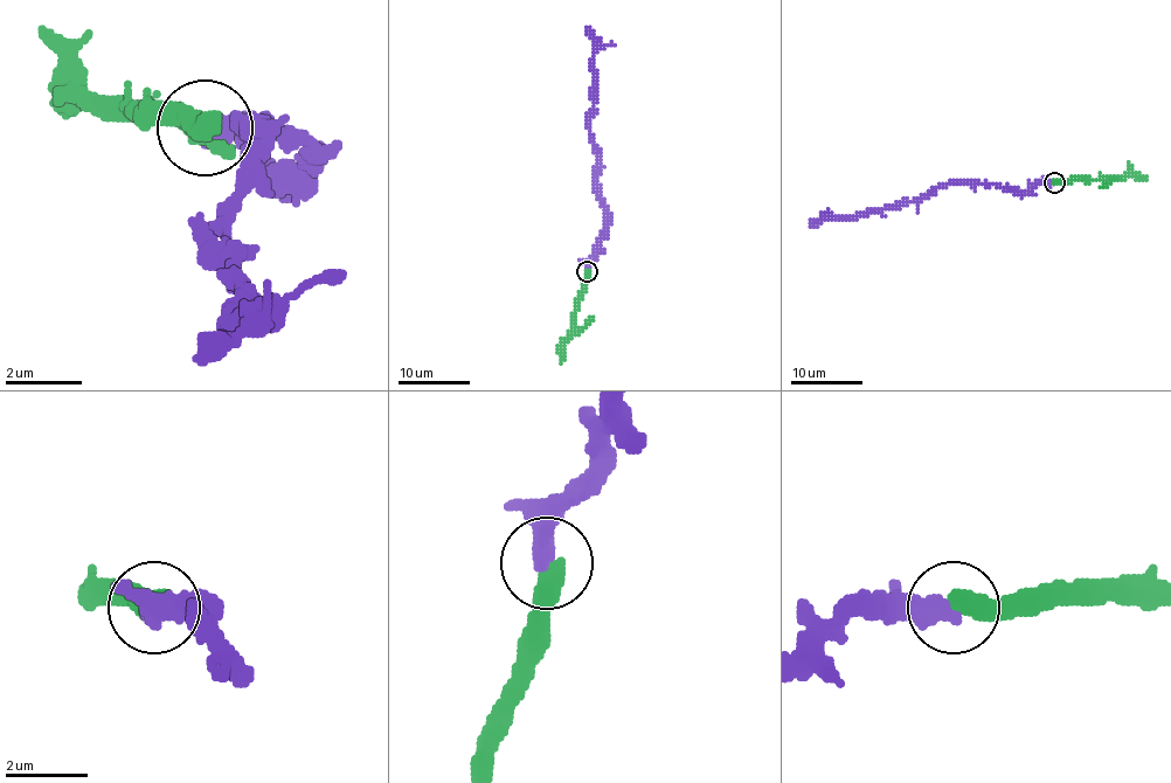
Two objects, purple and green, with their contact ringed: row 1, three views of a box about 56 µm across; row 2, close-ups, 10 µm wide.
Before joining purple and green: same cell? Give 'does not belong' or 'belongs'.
belongs

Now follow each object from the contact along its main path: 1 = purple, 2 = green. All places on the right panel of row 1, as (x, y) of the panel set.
1: (1054, 182), (1033, 182), (1021, 192), (949, 182), (913, 200), (846, 216), (809, 220)
2: (1054, 181), (1129, 175), (1141, 175), (1145, 181)

